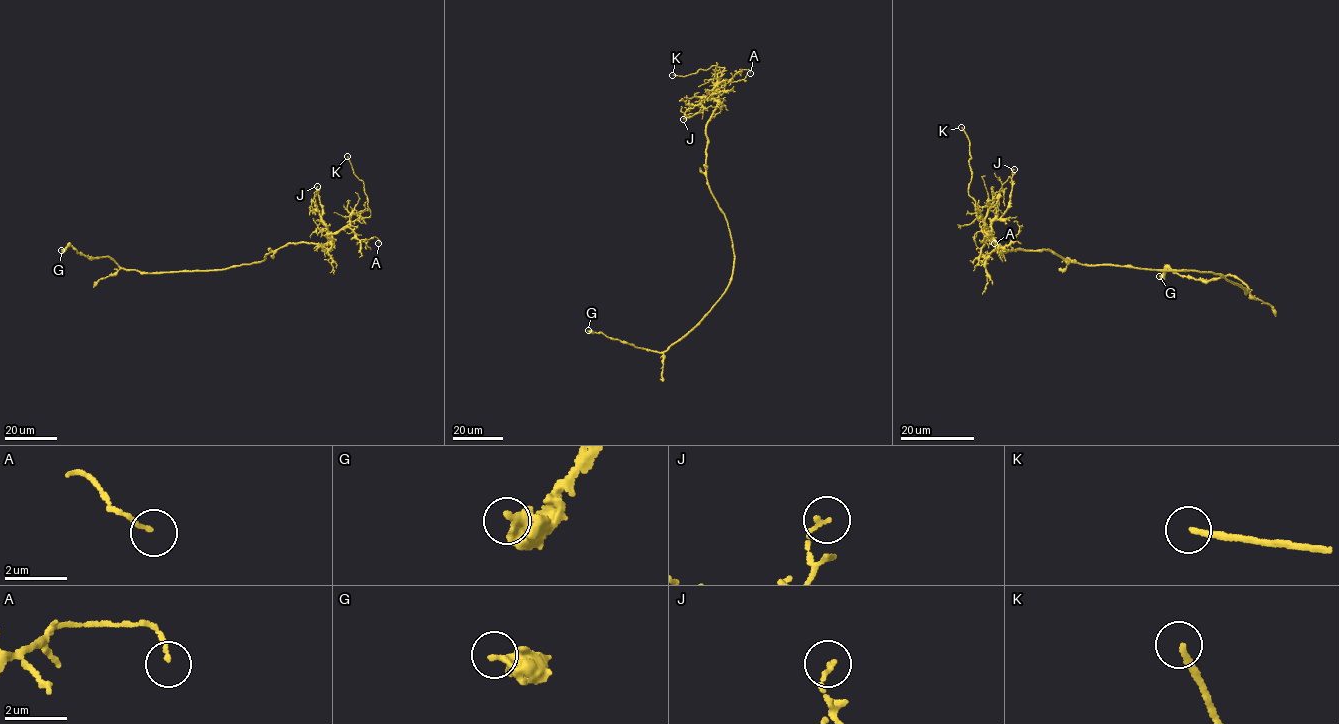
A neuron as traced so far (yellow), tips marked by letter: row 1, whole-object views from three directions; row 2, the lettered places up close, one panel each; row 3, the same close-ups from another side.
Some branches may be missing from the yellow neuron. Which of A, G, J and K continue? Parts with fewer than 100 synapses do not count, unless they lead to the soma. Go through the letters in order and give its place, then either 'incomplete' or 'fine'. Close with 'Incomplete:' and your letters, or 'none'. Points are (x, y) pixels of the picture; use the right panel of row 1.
A: place (994, 243); fine
G: place (1159, 276); fine
J: place (1014, 169); fine
K: place (961, 127); incomplete
Incomplete: K

